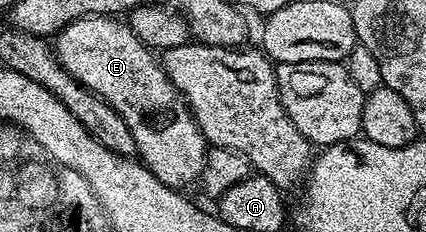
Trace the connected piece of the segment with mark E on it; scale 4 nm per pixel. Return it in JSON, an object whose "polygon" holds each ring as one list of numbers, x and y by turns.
{"polygon":[[113,16,77,18,77,22,69,22,69,26,65,26,54,37,53,49,65,71,91,92,95,92,125,120,126,126,132,131,138,159,146,164,157,179,176,190,187,190,191,183,194,185,198,181,207,161,207,140,201,134,190,108,183,101,182,94,167,77,160,57,143,44,137,34,133,34,129,25]]}

